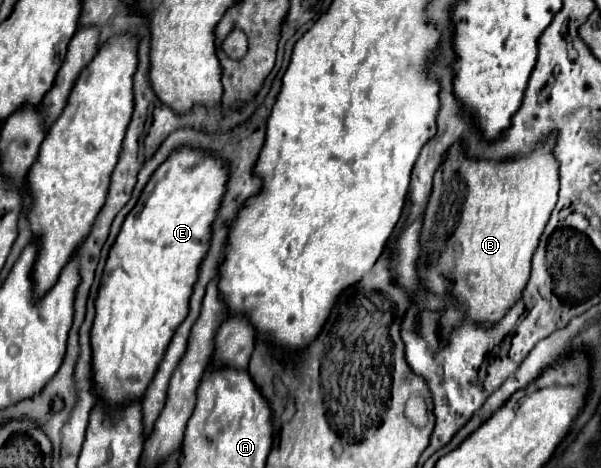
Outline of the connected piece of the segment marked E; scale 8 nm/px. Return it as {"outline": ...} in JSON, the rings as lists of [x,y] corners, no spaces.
{"outline":[[[176,148],[164,164],[152,174],[136,206],[126,216],[122,230],[110,248],[102,284],[96,298],[96,320],[92,326],[92,380],[96,396],[118,406],[124,400],[142,400],[158,362],[174,330],[182,324],[188,312],[192,286],[198,278],[198,268],[208,252],[212,224],[220,210],[228,184],[228,164],[200,148]]]}

